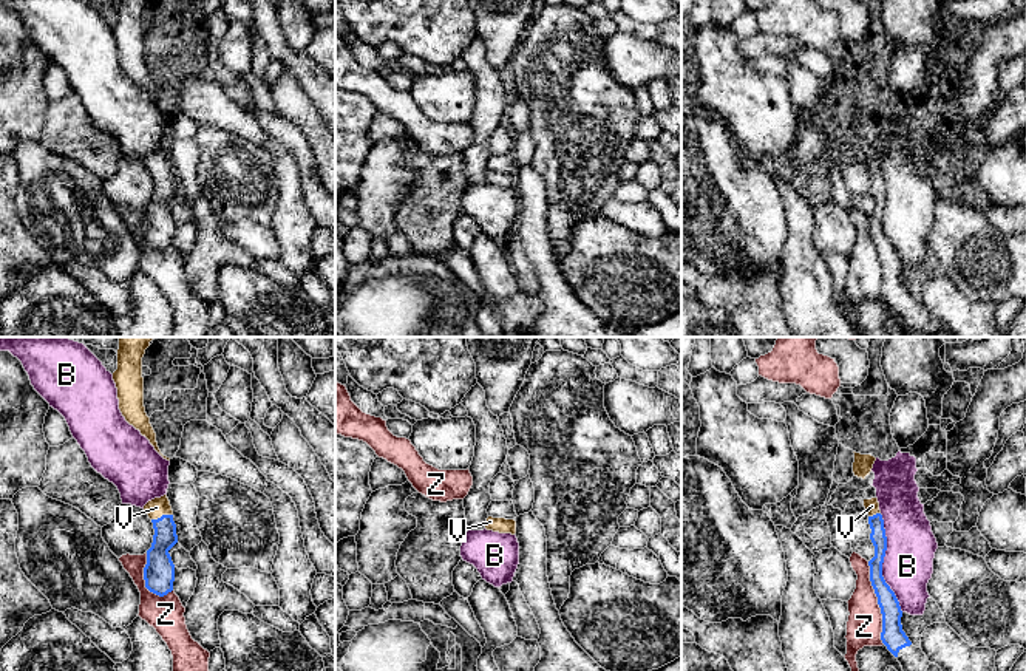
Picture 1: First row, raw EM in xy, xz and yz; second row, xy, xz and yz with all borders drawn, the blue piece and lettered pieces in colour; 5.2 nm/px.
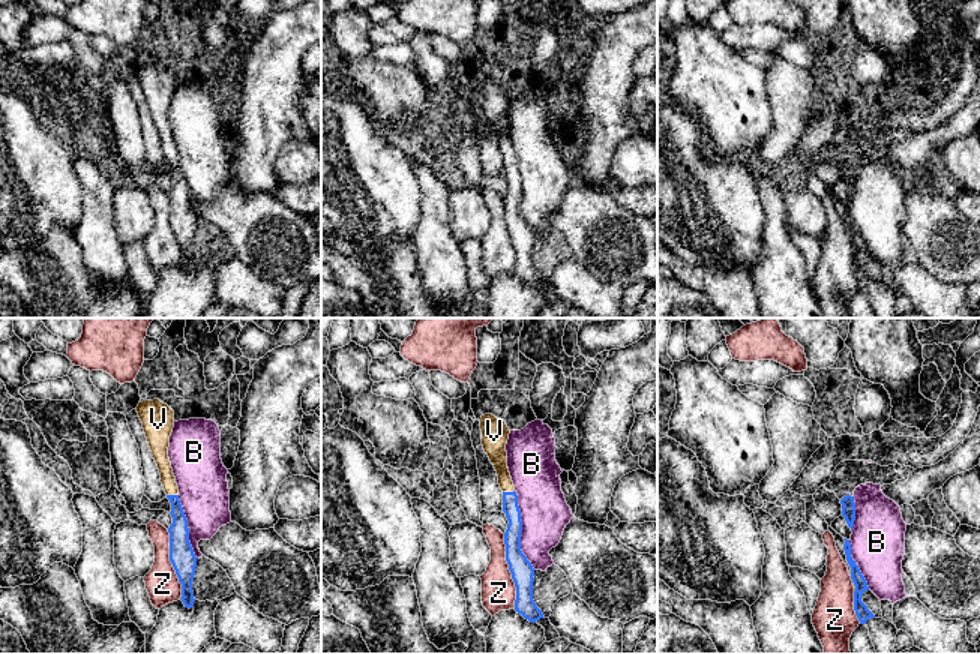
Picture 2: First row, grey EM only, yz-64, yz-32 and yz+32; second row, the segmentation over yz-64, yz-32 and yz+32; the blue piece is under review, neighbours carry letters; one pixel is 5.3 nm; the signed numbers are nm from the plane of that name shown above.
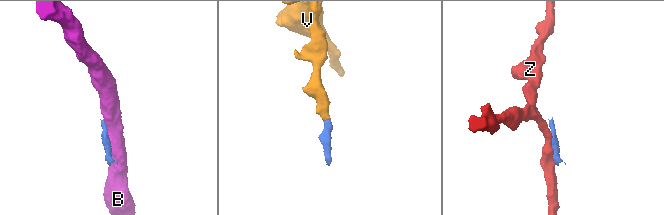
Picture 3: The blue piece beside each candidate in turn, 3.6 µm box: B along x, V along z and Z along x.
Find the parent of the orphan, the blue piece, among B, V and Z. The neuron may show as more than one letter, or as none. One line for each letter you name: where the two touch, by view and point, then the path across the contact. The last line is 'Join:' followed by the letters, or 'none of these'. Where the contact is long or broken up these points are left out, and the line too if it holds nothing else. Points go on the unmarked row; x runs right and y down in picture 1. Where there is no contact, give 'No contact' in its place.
V: Touches blue at xy (163, 169). Path across: xy (159, 217), (163, 169), (156, 161)
Join: V

